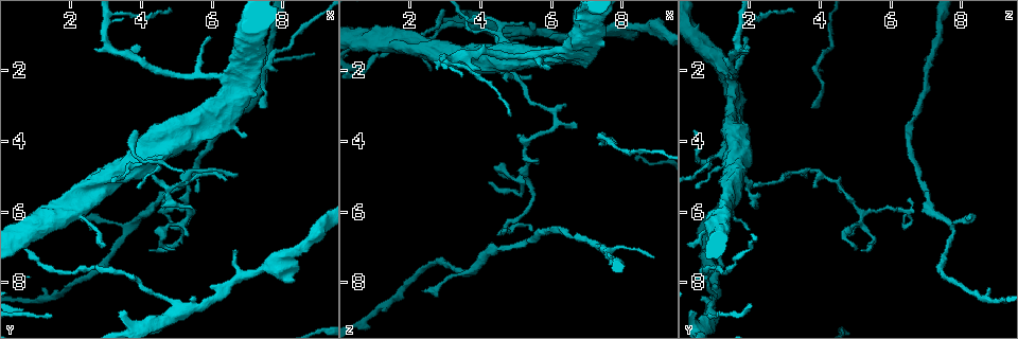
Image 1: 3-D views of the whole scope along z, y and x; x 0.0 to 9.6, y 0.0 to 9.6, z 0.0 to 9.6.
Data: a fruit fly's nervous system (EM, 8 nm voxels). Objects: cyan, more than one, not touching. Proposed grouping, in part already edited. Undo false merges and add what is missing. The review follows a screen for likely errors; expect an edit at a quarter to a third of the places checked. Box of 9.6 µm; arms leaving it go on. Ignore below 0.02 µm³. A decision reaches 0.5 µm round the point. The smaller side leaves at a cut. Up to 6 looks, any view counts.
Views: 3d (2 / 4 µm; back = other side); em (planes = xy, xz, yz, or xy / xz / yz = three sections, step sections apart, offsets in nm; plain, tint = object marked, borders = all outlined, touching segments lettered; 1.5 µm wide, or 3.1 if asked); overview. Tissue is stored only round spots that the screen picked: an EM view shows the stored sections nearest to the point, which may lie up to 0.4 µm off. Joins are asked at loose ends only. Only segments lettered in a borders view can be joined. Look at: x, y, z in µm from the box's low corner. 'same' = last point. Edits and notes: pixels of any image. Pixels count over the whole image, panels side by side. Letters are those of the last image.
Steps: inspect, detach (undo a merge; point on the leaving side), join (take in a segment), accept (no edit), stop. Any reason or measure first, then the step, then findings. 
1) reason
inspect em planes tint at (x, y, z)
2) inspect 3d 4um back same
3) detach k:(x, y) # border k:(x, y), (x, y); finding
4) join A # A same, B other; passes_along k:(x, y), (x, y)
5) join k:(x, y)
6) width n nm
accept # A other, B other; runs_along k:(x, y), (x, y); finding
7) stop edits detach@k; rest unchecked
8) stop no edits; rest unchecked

branch stops here
inspect 3d 2um at (4.00, 1.35, 2.00)

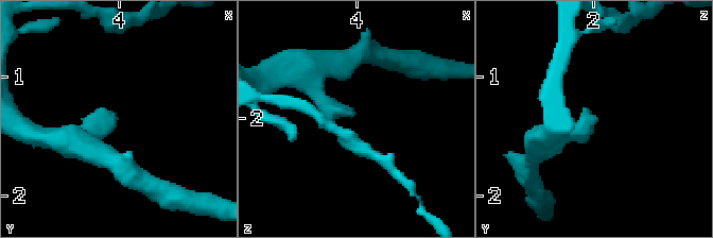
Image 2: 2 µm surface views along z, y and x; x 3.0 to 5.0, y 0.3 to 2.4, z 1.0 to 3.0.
inspect em planes plain at (3.94, 1.32, 2.00)

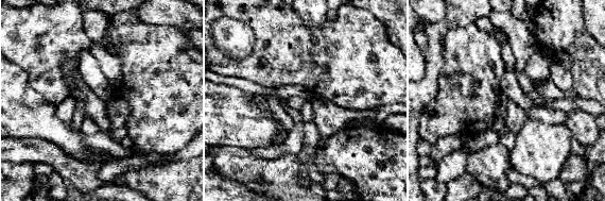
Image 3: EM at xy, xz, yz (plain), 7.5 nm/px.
inspect em planes borders same

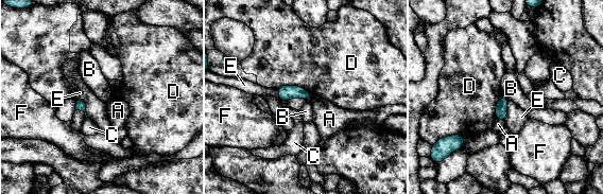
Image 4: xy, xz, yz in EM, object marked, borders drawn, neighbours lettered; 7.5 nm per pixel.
accept # A other, B other, C other, D other, E other, F other; no lettered segment goes on from it

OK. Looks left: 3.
thick turns thin
inspect 3d 4um at (4.50, 4.50, 0.85)

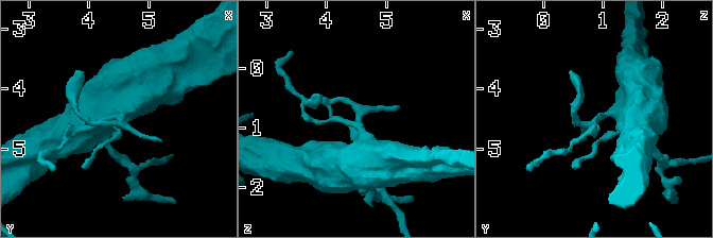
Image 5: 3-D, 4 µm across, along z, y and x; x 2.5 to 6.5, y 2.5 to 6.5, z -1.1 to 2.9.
need the tissue
inspect em yz step 8 borders at (4.50, 4.50, 0.85)

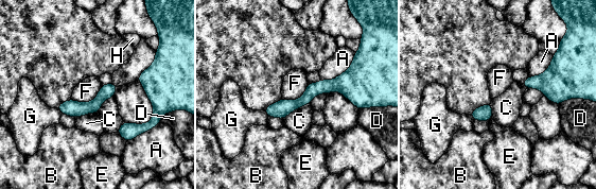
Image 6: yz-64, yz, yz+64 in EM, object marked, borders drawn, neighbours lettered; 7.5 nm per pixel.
longest_contact A 340 nm
accept # A other, B other, C other, D other, E other, F other, G other, H other; one neuron here

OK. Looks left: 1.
stop no edits; rest unchecked

